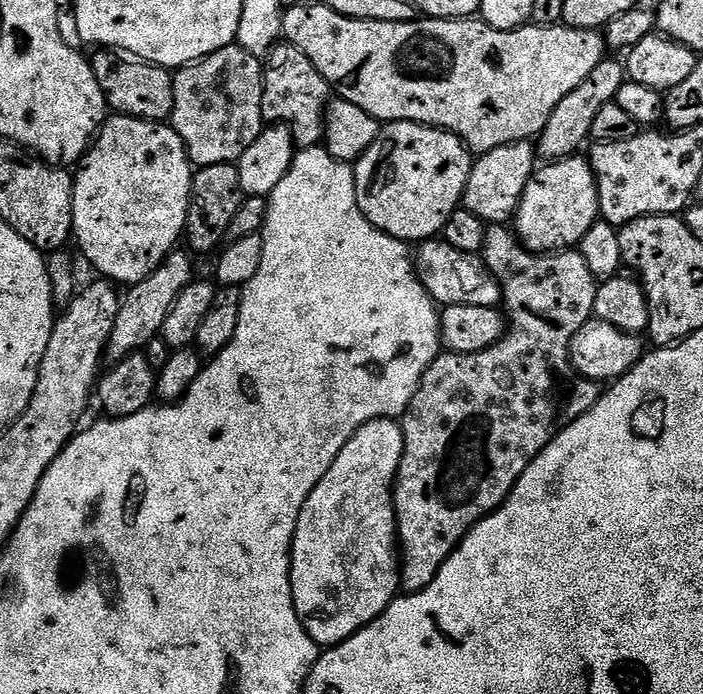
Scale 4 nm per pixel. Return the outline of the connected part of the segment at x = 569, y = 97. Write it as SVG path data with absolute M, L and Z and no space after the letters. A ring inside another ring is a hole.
M606 58L601 64L590 73L590 78L582 82L554 106L554 114L550 114L550 122L540 131L538 137L538 152L545 161L565 160L568 156L575 156L581 151L584 143L589 143L594 126L594 118L602 106L615 101L618 90L626 83L626 64L620 58ZM616 59L616 60L612 60ZM540 143L540 144L539 144ZM545 156L545 157L544 157Z

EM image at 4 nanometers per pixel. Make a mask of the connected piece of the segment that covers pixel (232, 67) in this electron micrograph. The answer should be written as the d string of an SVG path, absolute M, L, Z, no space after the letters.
M239 43L226 46L206 58L175 69L174 110L170 127L182 138L188 158L196 168L215 164L236 164L254 138L264 131L261 57L250 54Z

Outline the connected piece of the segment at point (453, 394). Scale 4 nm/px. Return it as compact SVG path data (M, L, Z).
M489 224L486 230L486 242L482 242L482 250L479 255L484 257L484 265L496 276L502 293L502 311L506 317L506 331L501 340L494 342L486 350L478 350L474 354L462 354L461 352L445 351L436 357L434 363L428 367L426 374L422 374L422 382L405 410L402 417L404 429L404 453L400 469L396 472L394 485L394 499L396 502L396 530L398 533L398 555L400 557L400 586L405 593L420 592L438 574L438 570L450 558L450 554L460 547L460 543L466 538L466 534L479 520L485 520L488 515L496 511L504 504L504 500L514 490L516 480L522 478L526 466L542 454L542 450L556 437L563 425L577 420L586 410L590 410L599 402L602 388L597 381L585 380L572 366L572 339L587 320L594 316L594 298L598 287L597 278L591 273L586 264L586 259L578 250L565 250L551 254L531 252L520 243L519 236L508 224Z

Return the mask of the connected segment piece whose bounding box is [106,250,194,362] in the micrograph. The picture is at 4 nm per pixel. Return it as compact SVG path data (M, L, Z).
M173 250L161 262L158 270L154 270L154 274L142 278L142 282L131 285L123 293L118 318L114 318L114 330L108 343L106 356L109 361L124 360L132 353L144 350L151 339L160 336L162 326L166 322L166 314L170 314L170 306L178 302L178 294L182 294L182 290L186 290L186 286L194 279L191 260L193 257L187 251L180 251Z

